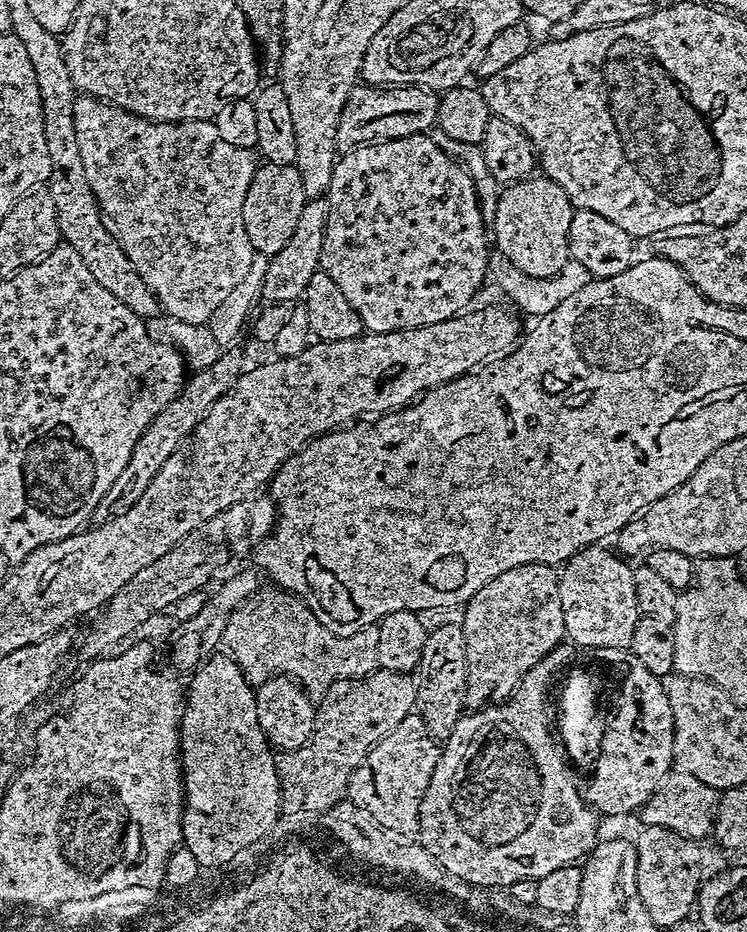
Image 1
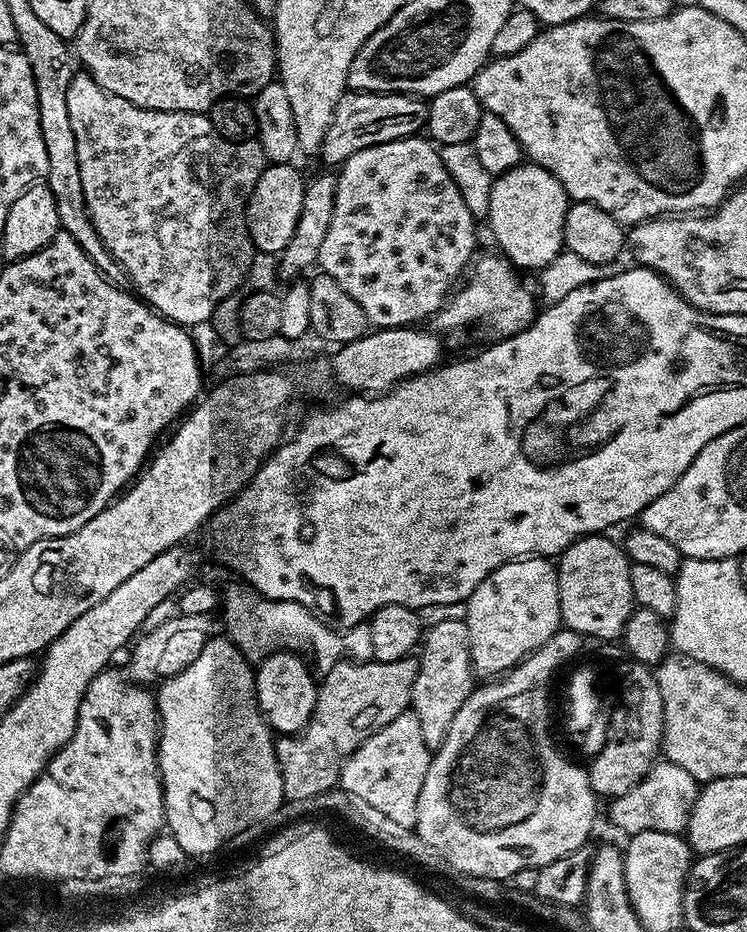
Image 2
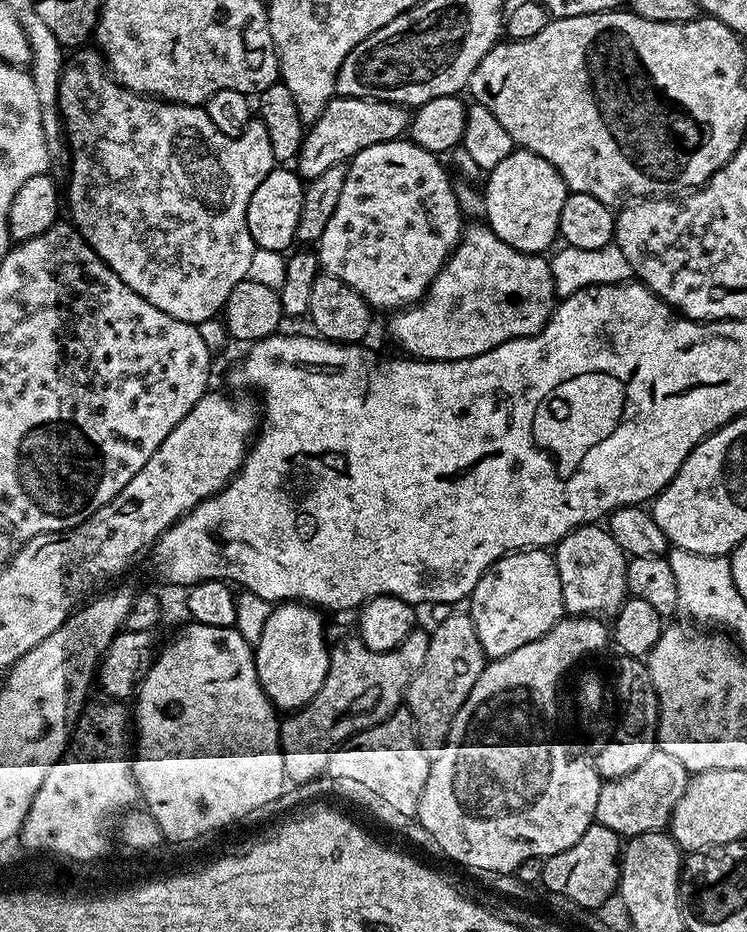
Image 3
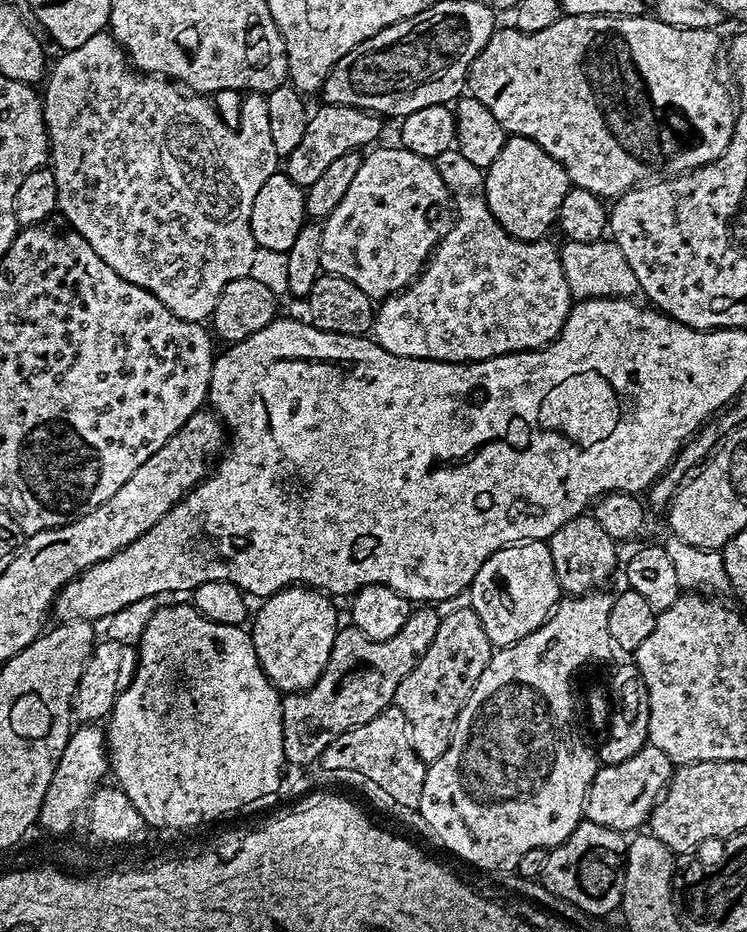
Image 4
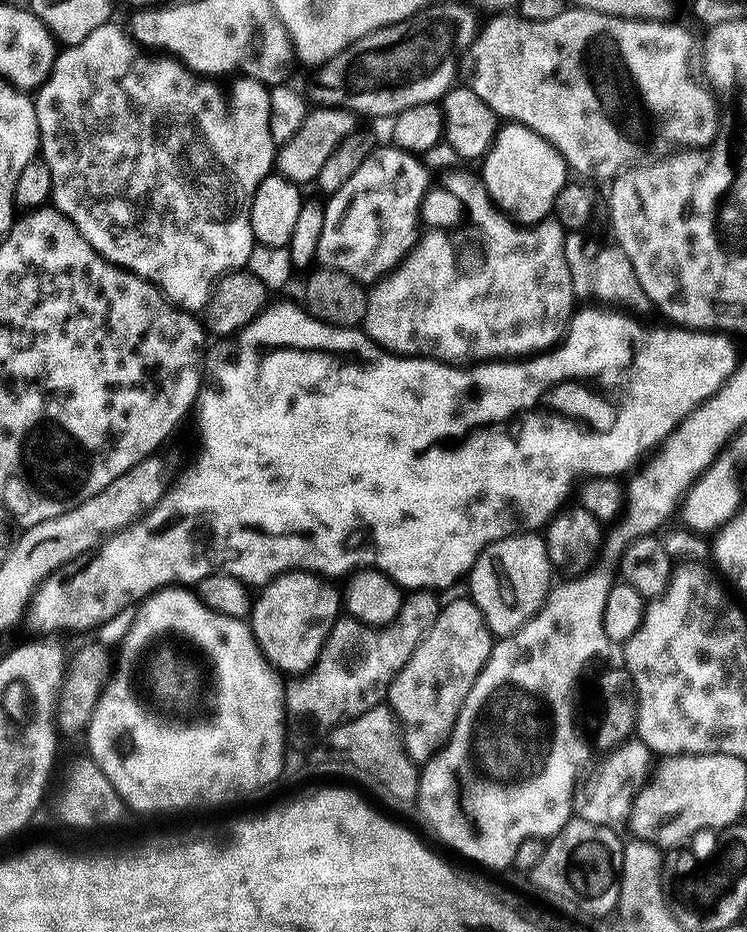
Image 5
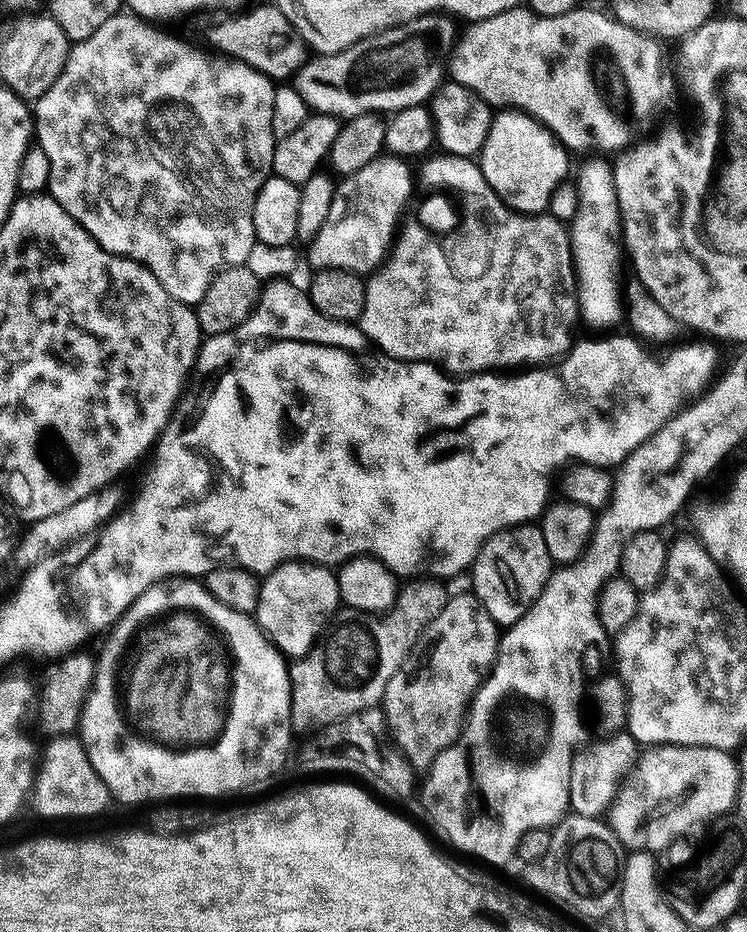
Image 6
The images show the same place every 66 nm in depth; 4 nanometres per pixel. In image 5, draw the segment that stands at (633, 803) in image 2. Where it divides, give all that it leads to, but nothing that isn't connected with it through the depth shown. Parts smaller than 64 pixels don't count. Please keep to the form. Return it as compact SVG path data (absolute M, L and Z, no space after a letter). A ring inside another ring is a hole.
M629 738L625 744L613 748L603 759L588 777L585 775L579 781L572 796L572 810L579 819L586 822L616 826L619 820L620 823L627 821L632 799L644 787L654 764L654 756L639 738Z

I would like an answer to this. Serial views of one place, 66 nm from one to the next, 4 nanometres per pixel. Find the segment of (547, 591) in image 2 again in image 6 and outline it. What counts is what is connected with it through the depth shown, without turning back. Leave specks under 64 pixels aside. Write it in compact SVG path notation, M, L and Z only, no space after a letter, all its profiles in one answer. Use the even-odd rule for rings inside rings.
M532 522L518 524L514 528L496 532L482 545L470 569L470 588L482 606L486 606L497 626L507 626L518 622L522 614L530 610L553 571L554 561L550 558L550 550L546 550L546 538L542 538L542 530Z

